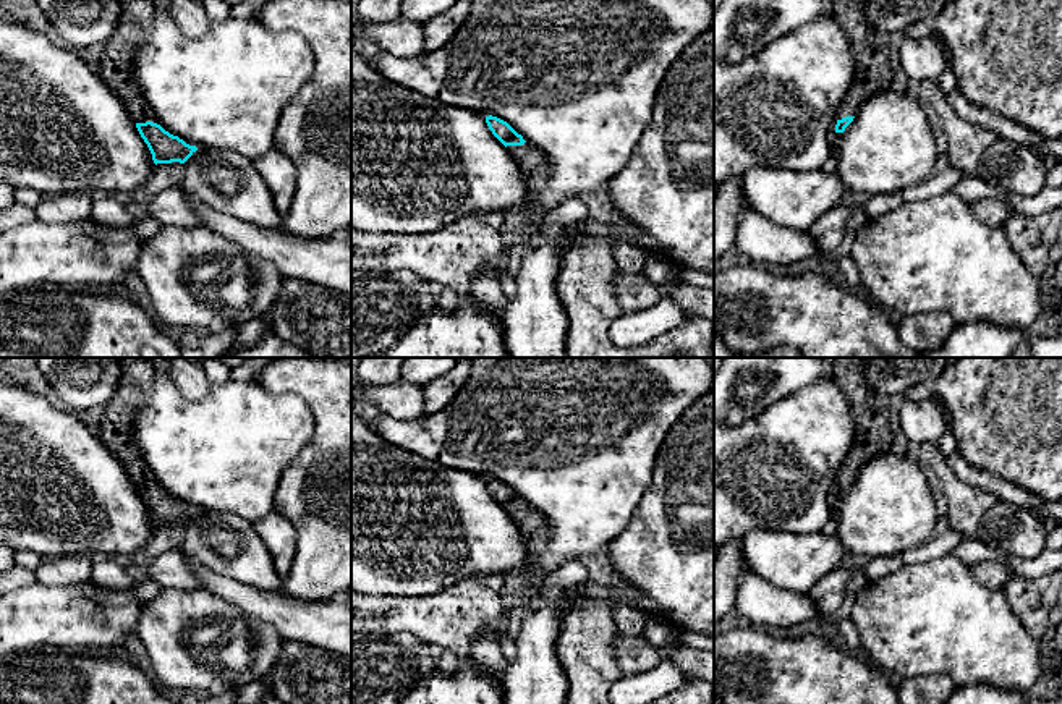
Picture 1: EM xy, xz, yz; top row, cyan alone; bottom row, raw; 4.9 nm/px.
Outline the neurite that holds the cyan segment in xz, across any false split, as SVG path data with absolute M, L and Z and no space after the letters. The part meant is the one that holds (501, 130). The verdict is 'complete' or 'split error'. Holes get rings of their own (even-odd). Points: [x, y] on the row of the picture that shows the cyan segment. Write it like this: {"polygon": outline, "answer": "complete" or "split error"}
{"polygon": "M486 117L486 123L492 134L507 147L518 167L529 176L536 176L544 170L546 155L536 146L526 142L507 121L497 117Z", "answer": "split error"}

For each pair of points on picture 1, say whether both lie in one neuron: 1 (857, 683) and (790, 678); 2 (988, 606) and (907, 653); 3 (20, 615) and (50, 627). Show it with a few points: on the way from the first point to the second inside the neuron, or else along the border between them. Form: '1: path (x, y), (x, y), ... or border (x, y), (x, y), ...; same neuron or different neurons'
1: path (841, 683), (823, 683), (807, 678); same neuron
2: path (968, 625), (934, 625), (926, 633); same neuron
3: path (28, 619), (42, 619); same neuron

